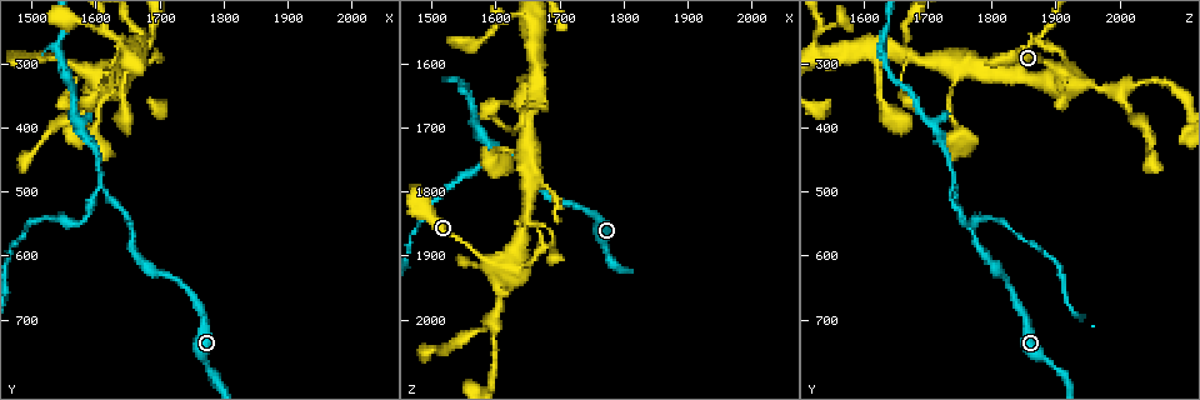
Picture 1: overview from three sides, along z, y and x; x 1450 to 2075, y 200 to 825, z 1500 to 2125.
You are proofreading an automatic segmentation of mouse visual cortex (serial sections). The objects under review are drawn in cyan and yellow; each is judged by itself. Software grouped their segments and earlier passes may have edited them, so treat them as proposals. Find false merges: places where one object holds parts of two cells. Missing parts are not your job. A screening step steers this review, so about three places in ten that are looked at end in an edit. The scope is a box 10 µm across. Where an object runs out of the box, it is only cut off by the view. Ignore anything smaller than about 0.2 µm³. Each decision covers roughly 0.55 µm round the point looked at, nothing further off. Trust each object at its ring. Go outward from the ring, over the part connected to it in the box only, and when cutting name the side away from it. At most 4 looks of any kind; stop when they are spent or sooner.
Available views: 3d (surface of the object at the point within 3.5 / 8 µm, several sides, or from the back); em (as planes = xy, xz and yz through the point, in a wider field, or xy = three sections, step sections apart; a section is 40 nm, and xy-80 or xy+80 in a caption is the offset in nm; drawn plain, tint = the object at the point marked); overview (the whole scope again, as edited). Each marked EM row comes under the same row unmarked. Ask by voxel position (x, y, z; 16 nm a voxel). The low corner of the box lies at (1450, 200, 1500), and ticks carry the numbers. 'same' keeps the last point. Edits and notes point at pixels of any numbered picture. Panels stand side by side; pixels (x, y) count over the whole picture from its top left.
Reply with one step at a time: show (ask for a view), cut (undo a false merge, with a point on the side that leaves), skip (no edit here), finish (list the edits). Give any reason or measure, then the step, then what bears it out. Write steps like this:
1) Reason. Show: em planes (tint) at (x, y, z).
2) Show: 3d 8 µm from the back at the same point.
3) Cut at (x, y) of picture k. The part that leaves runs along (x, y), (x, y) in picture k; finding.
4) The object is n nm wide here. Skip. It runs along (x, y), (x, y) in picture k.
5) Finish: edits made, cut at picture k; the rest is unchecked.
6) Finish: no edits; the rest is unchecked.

Side arm on a straight run. Show: 3d 3.5 µm at (1610, 490, 1745).

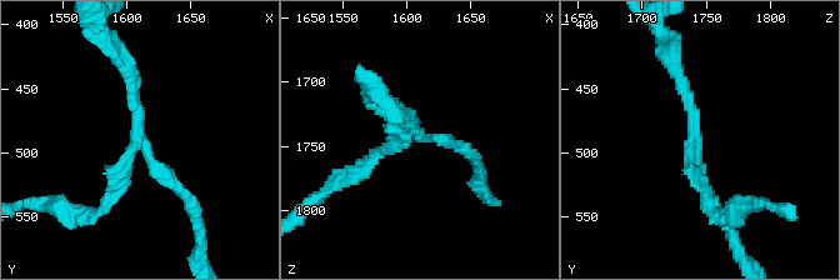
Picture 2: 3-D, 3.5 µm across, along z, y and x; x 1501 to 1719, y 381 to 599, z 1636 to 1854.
3 arms meet here; the arms are 150, 150, 150 nm wide. Show: em xy step 1 (tint) at (1612, 492, 1740).

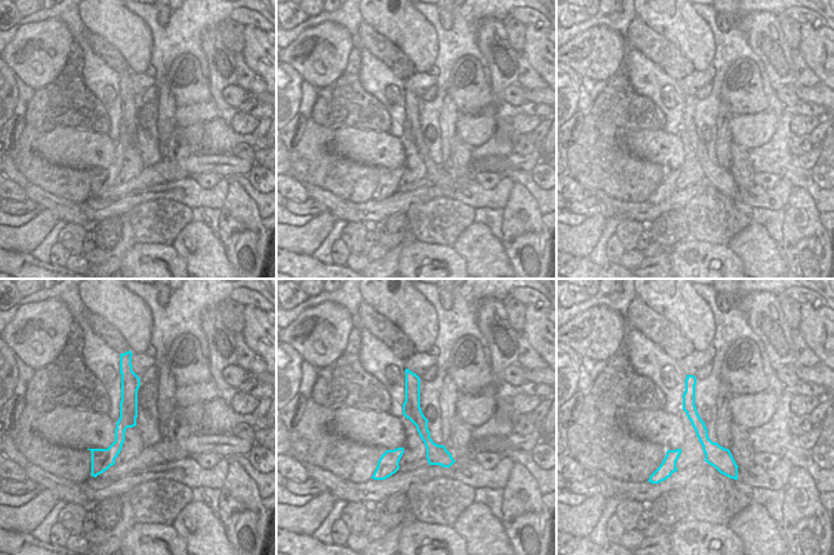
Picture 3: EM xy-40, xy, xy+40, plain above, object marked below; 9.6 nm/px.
Cut at (113, 180) of picture 2. The part that leaves runs along (136, 143), (105, 208), (71, 211) in picture 2; two cells meet here.

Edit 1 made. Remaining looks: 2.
Three-way junction. Show: 3d 8 µm at (1645, 315, 1845).

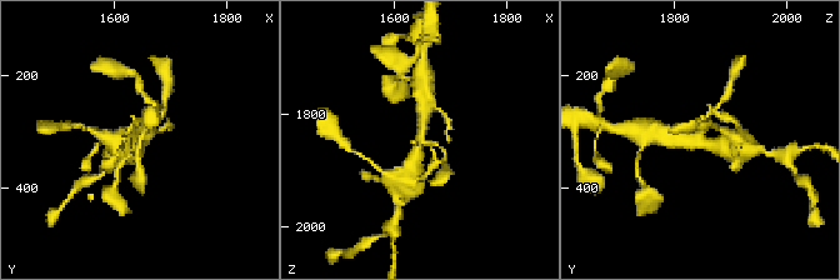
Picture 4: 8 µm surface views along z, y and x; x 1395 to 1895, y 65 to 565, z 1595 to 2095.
Show: em xy step 2 (tint) at the same point.

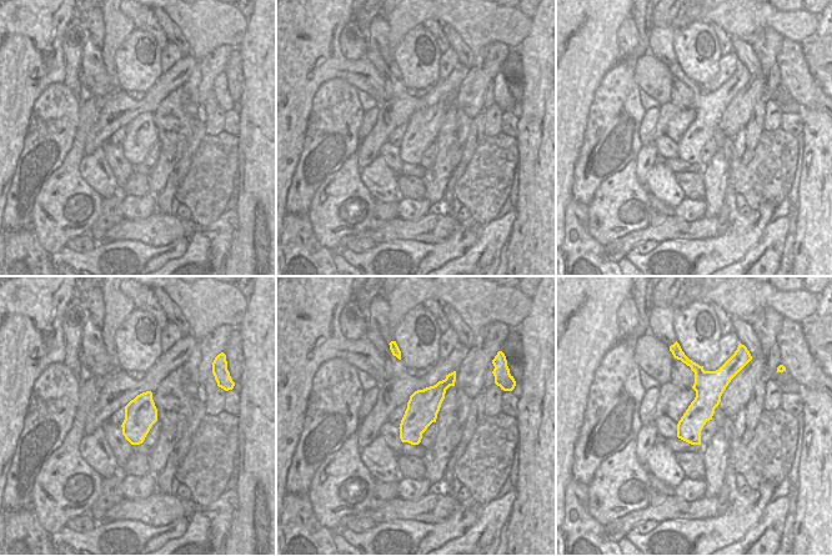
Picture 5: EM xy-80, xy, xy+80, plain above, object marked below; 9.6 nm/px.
The object is 320 nm wide here. Skip. It runs along (410, 173), (423, 133), (424, 105) in picture 4; all the same cell.

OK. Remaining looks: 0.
Finish: edits made, cut at picture 2; the rest is unchecked.

